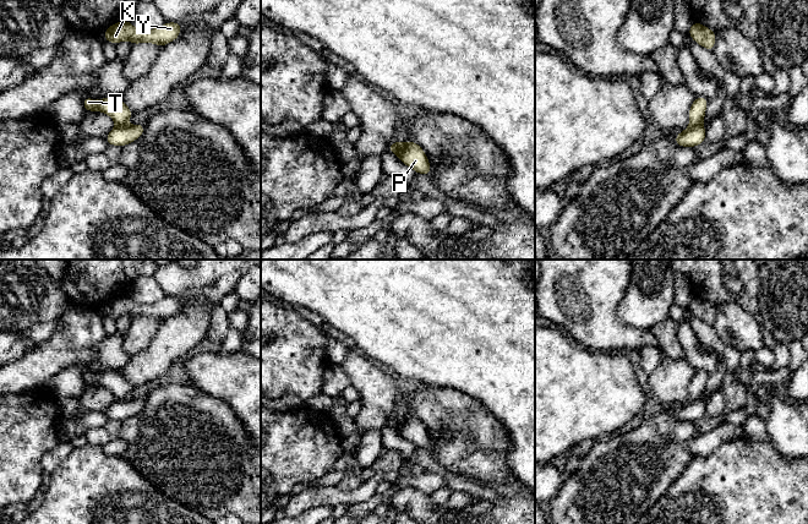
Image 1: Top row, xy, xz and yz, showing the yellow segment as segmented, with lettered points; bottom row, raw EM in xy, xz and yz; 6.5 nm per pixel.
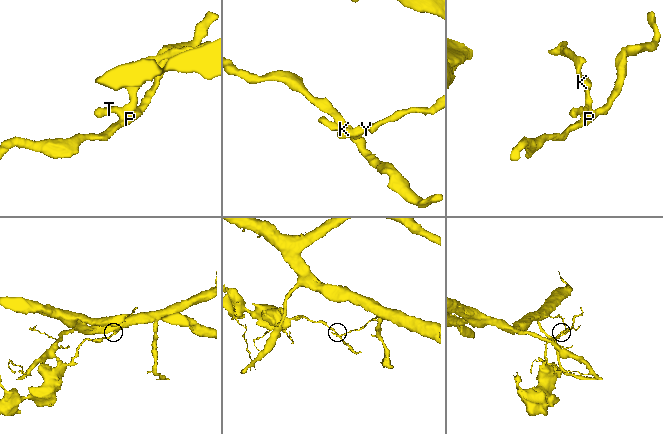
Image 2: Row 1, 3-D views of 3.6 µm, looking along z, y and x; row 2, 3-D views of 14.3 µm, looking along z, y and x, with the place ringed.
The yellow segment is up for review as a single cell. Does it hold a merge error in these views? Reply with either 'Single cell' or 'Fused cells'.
Fused cells

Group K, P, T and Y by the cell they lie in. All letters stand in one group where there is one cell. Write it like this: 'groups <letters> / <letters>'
groups K T Y / P

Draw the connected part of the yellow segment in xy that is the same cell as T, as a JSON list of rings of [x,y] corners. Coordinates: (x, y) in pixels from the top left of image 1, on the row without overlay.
[[[84,370],[82,375],[84,384],[102,386],[108,388],[116,399],[125,399],[132,391],[132,384],[119,371],[105,371],[100,375],[92,373]]]

